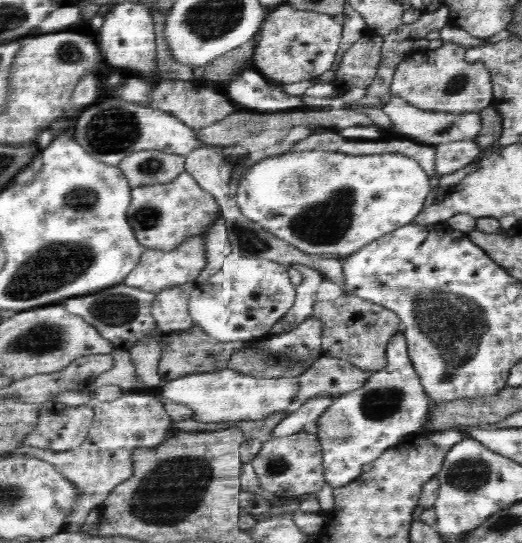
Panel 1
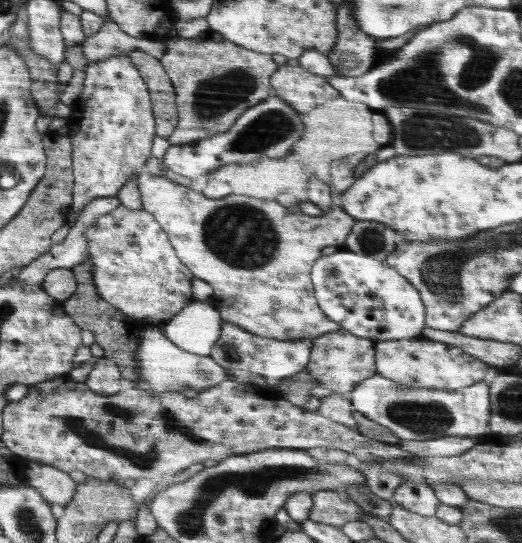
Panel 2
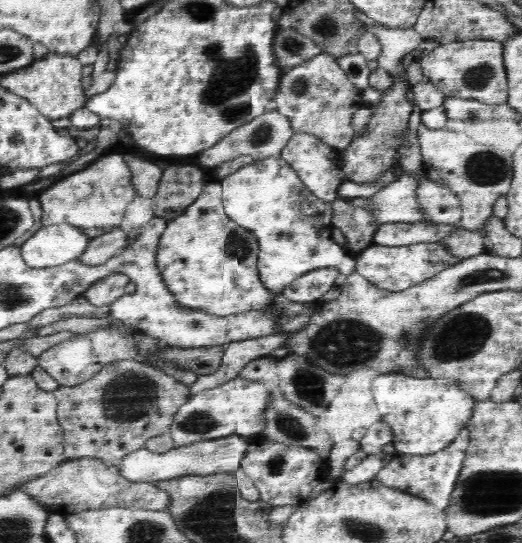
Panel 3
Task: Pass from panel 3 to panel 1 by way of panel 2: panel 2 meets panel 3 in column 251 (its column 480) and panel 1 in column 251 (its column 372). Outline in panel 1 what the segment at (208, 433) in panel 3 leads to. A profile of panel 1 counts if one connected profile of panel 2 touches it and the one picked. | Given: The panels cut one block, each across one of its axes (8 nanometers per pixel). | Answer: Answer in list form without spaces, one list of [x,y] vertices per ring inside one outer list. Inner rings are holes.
[[[234,369],[217,372],[190,374],[159,389],[160,396],[171,402],[190,407],[194,411],[193,420],[204,423],[227,424],[238,421],[260,421],[275,413],[291,411],[297,406],[299,378],[255,378],[239,374]]]

